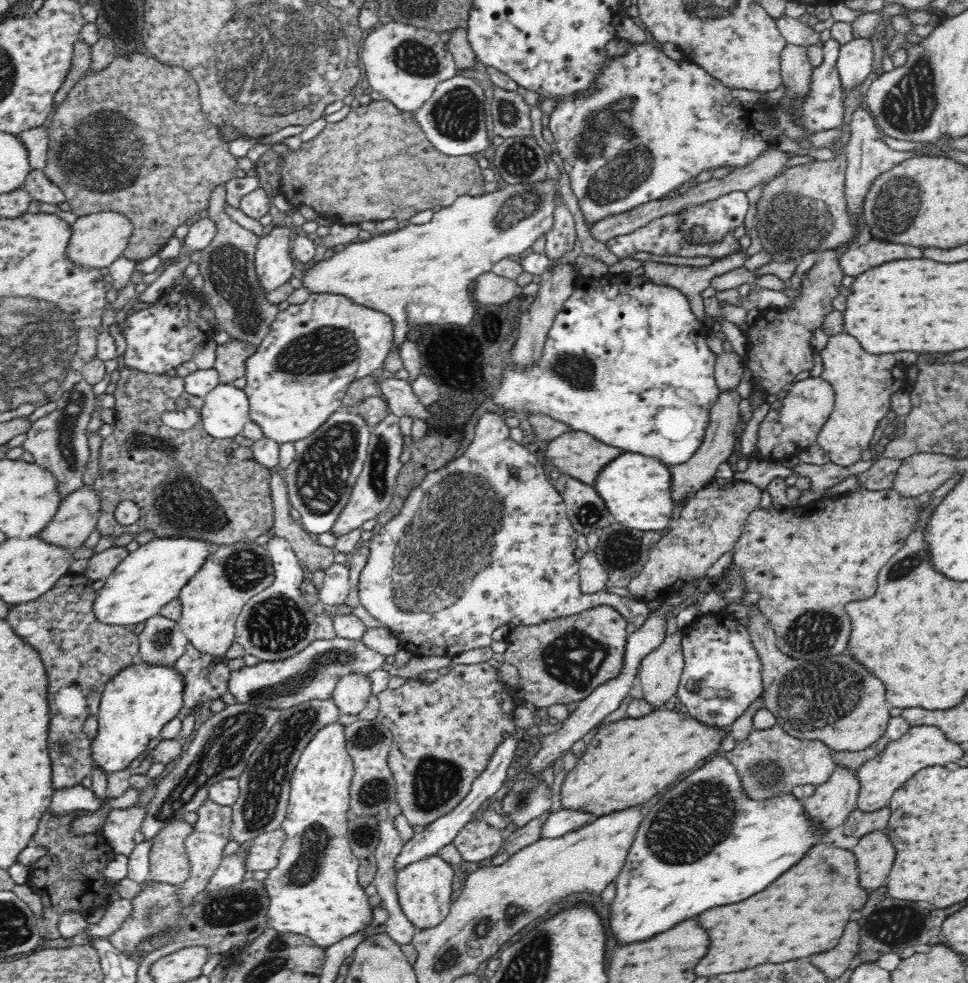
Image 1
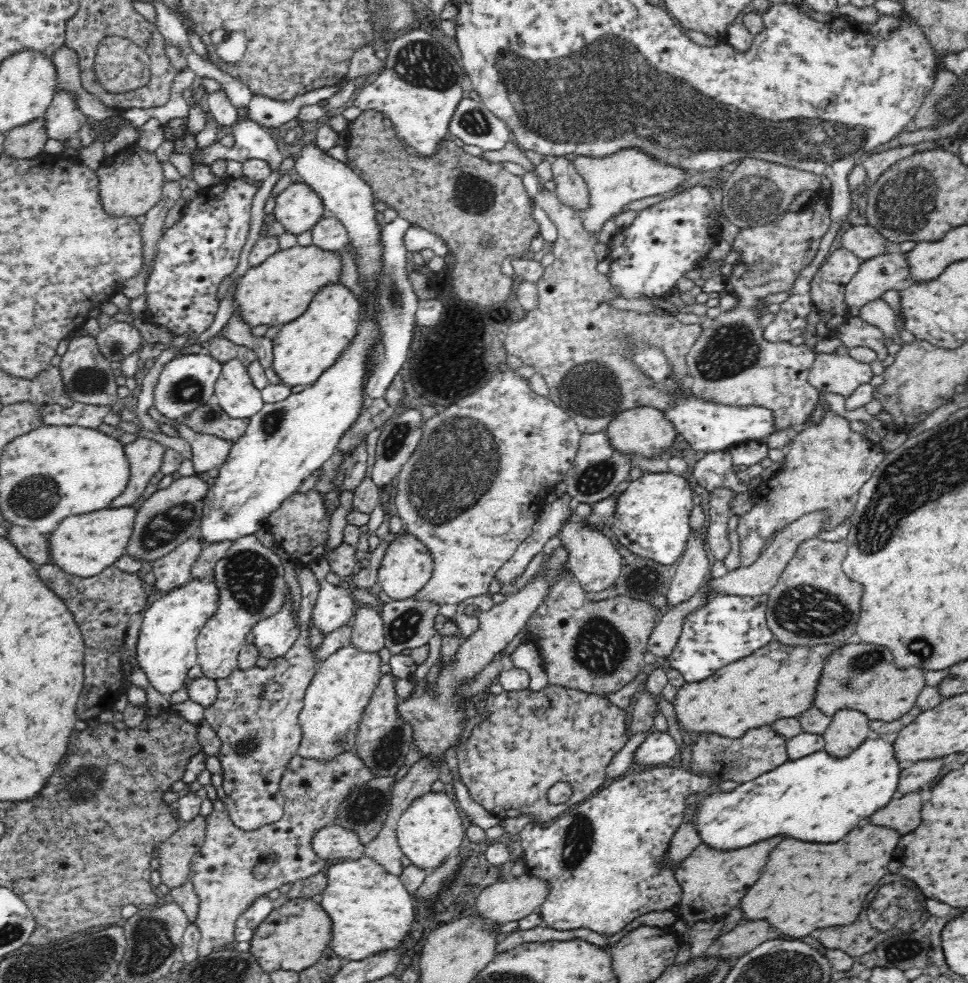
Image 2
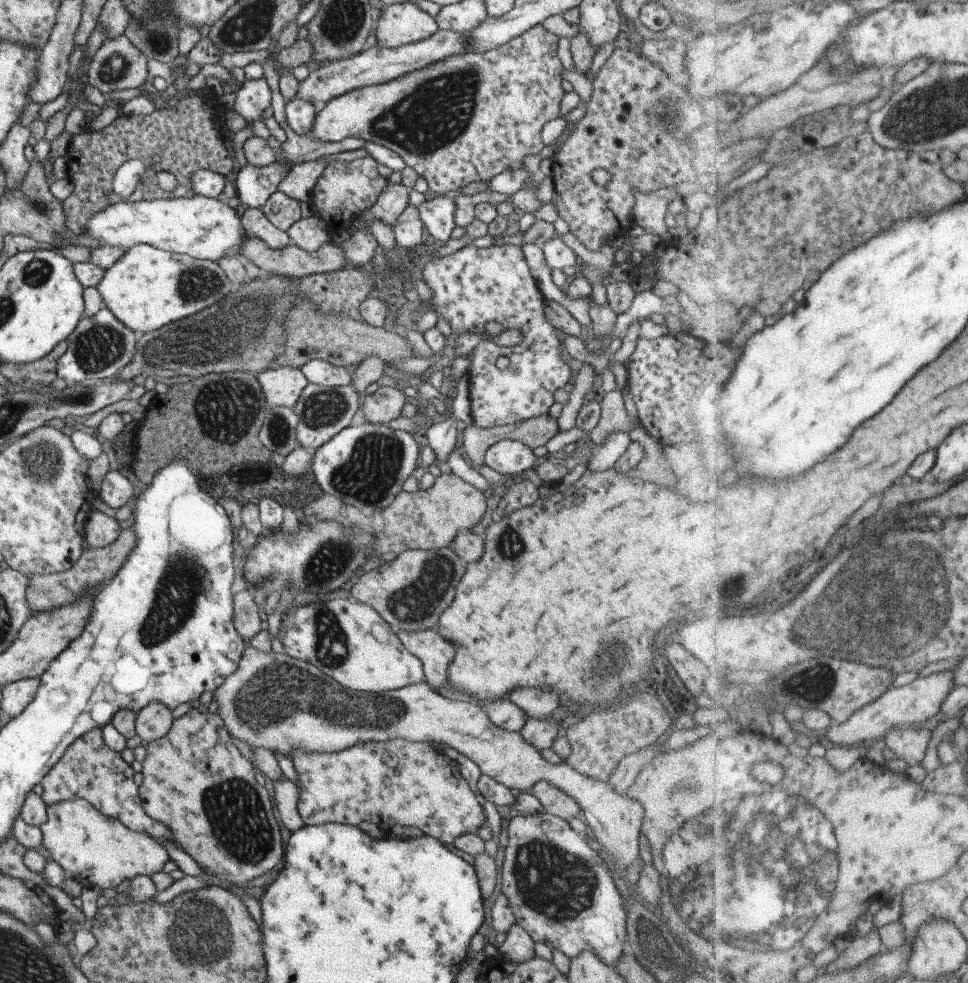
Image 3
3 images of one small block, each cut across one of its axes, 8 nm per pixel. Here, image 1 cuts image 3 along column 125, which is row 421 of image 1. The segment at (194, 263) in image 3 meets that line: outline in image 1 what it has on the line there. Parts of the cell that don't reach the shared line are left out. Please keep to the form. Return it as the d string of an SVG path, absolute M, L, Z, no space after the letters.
M312 294L308 295L308 300L302 304L291 304L287 309L279 311L276 320L272 322L270 326L270 332L266 334L266 338L256 347L256 352L246 358L246 386L244 392L249 400L249 415L250 420L260 425L262 434L264 437L276 441L276 443L284 444L284 442L299 441L306 438L310 433L313 433L316 429L328 420L328 417L334 412L343 408L342 400L348 390L351 382L364 378L364 376L379 373L384 364L384 359L388 356L389 350L393 346L393 322L387 315L378 310L372 310L361 304L352 302L349 298L340 296L339 294Z

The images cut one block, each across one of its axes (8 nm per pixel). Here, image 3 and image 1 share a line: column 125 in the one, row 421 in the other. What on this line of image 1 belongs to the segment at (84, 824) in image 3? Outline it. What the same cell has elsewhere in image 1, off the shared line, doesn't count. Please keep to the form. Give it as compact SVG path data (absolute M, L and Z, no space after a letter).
M844 332L829 336L827 345L818 353L822 359L821 377L832 385L835 401L833 411L822 425L816 443L834 465L852 466L864 458L862 453L864 449L869 448L869 442L872 440L880 420L890 412L892 394L908 389L907 371L904 365L896 362L894 355L868 354L862 350L862 346L856 342L856 338L852 338L850 334L844 334Z

